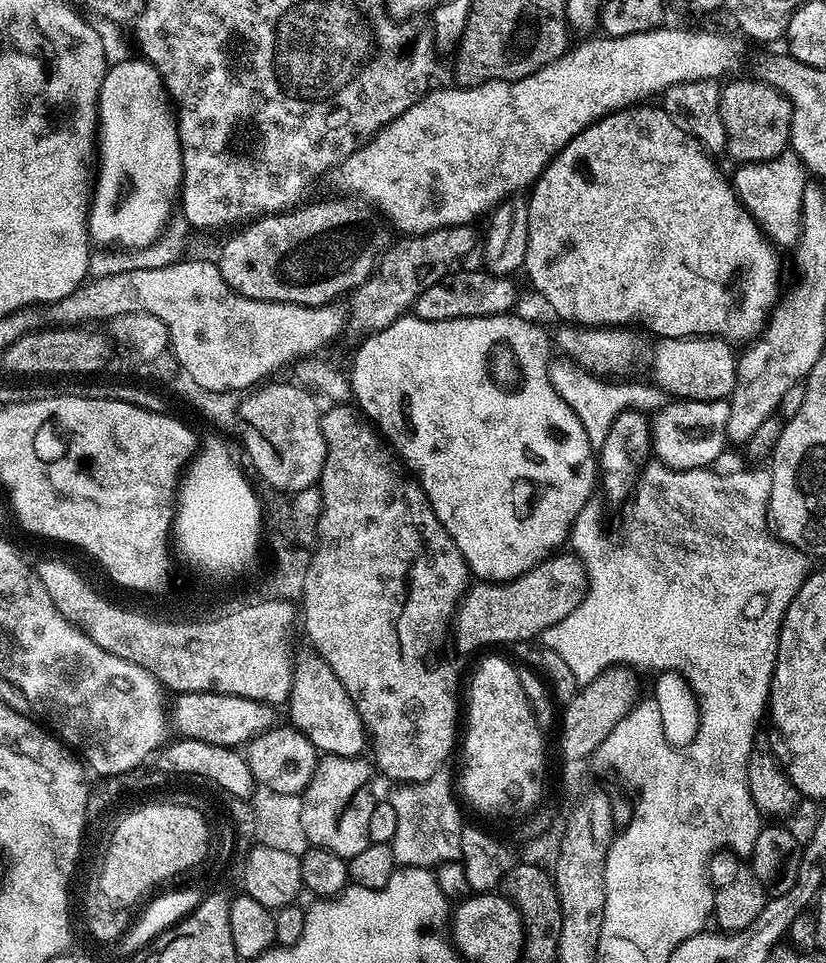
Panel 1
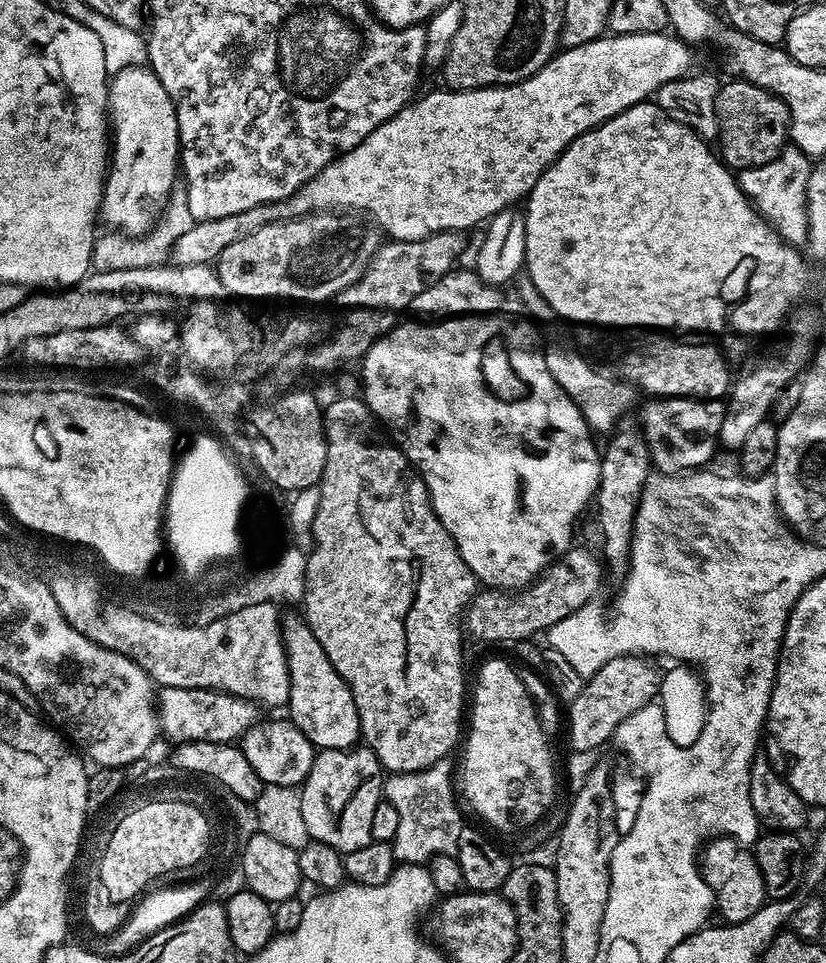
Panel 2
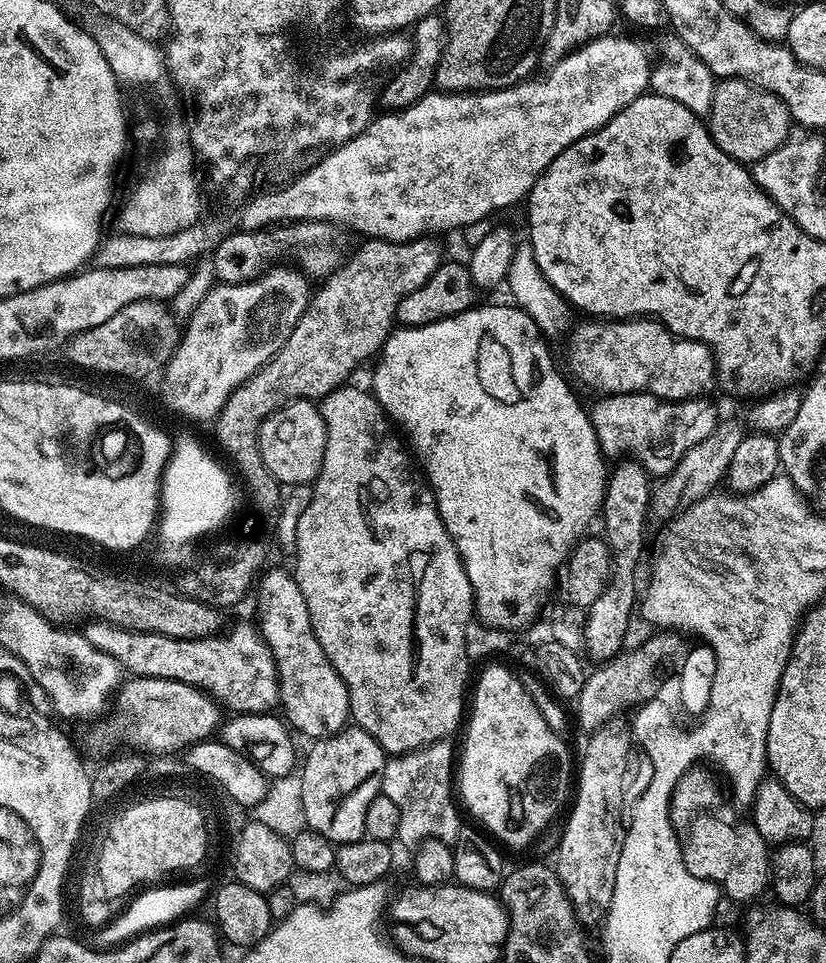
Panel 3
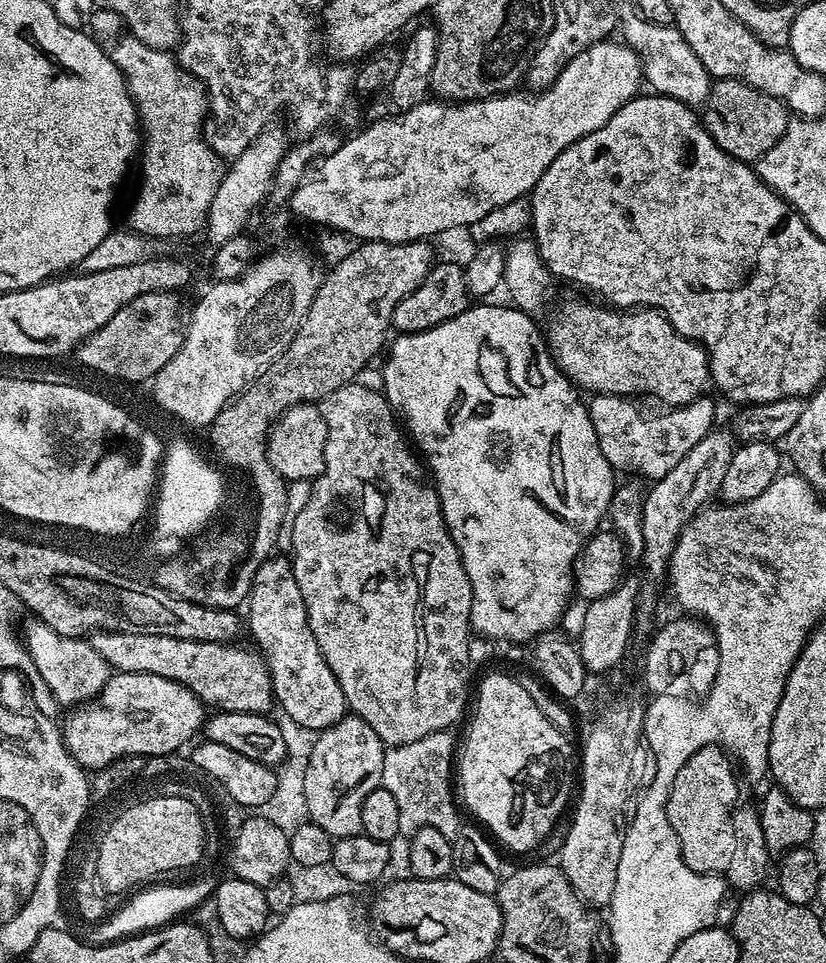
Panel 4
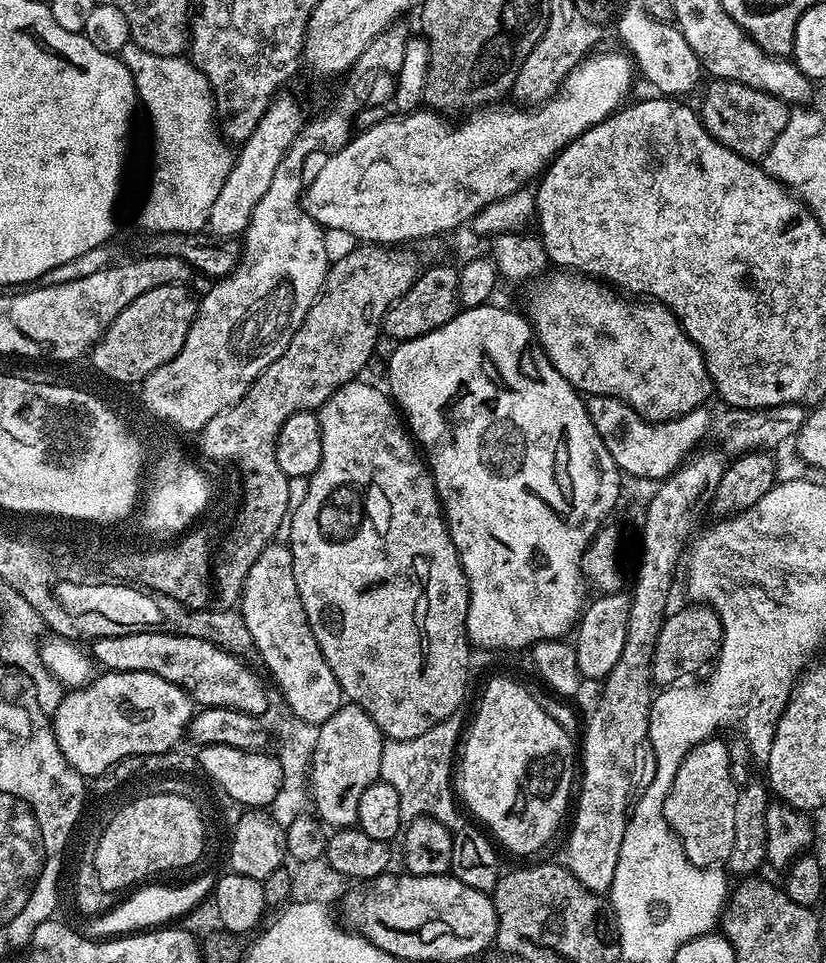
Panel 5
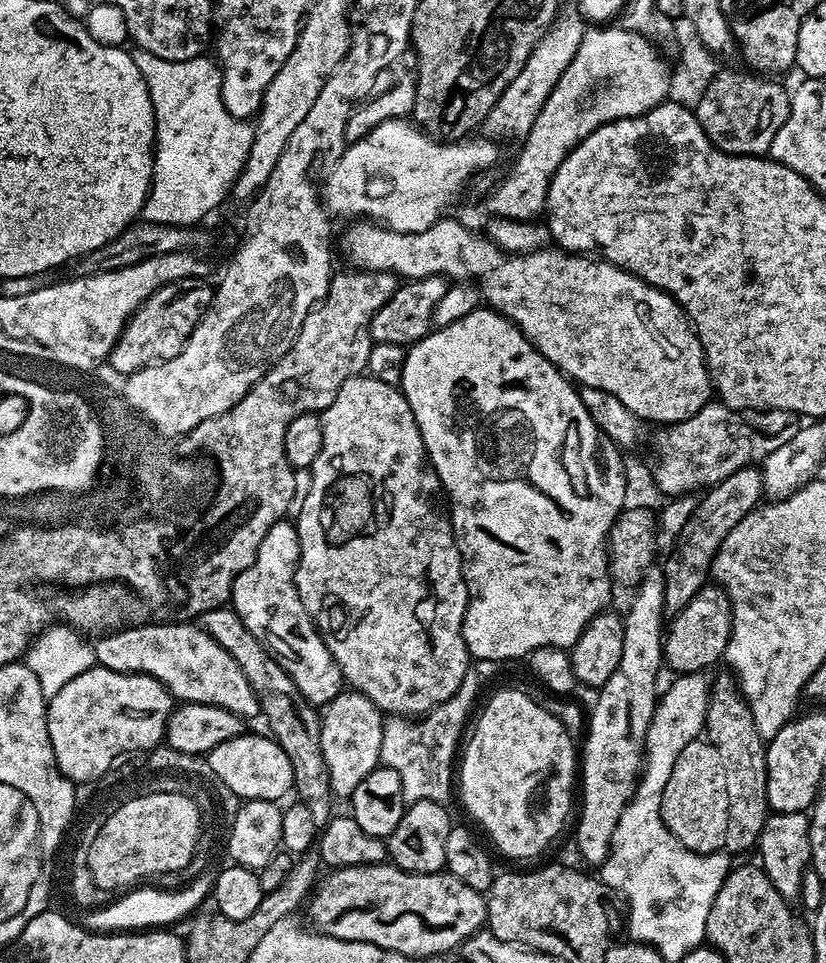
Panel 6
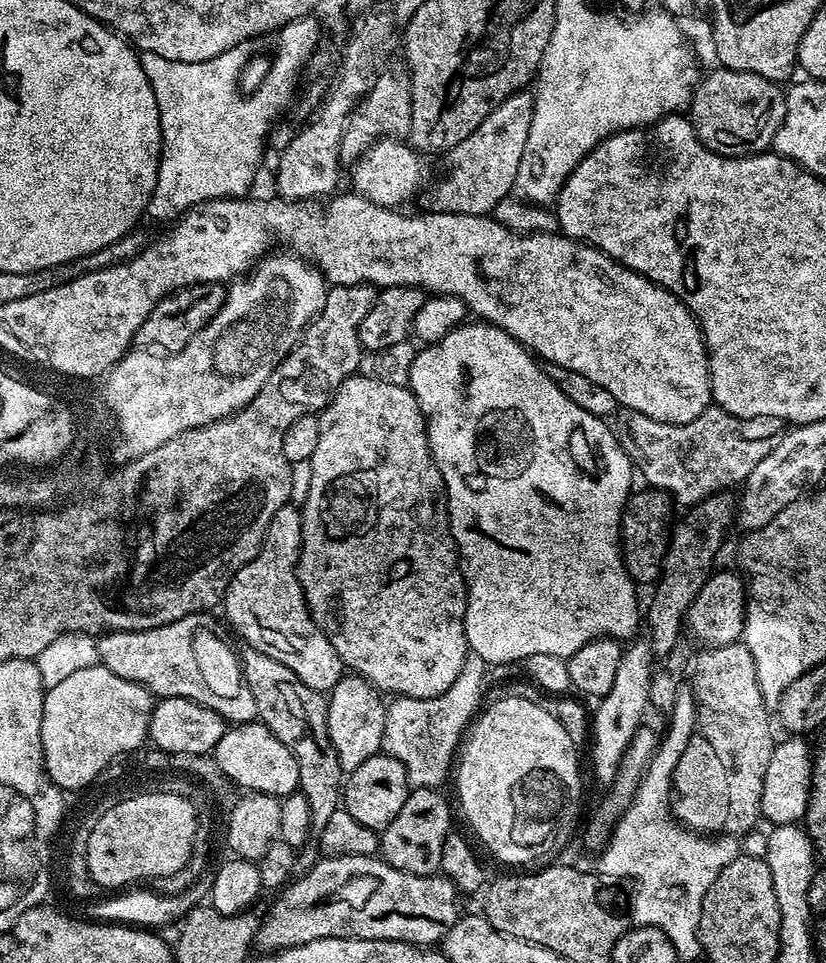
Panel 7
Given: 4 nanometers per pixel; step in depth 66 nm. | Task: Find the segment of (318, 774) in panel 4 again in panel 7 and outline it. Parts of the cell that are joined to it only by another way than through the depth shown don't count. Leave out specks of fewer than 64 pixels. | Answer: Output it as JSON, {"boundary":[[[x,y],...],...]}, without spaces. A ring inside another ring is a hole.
{"boundary":[[[345,674],[332,687],[332,691],[327,697],[327,702],[330,742],[332,743],[333,750],[336,751],[340,767],[344,769],[345,773],[349,773],[358,766],[362,766],[362,762],[366,762],[366,758],[370,758],[381,751],[384,743],[384,710],[386,700],[380,689],[373,688],[372,683],[365,680],[363,676],[359,674]]]}

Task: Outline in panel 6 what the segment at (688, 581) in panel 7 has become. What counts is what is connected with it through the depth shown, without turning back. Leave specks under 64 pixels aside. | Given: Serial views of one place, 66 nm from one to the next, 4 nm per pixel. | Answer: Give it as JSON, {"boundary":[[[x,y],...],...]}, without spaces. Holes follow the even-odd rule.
{"boundary":[[[753,466],[743,468],[730,478],[712,485],[697,499],[694,514],[690,514],[690,522],[682,526],[674,547],[671,549],[668,561],[662,565],[664,574],[664,610],[665,613],[675,614],[698,594],[709,583],[712,563],[730,530],[746,518],[761,503],[764,493],[764,483],[760,477],[760,468]]]}

